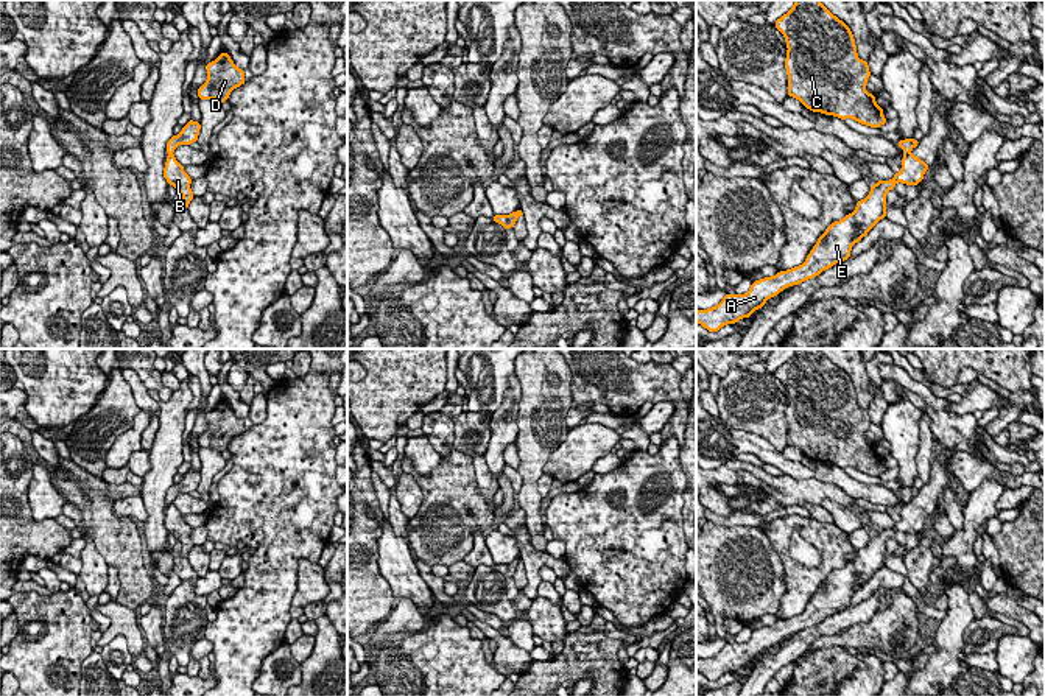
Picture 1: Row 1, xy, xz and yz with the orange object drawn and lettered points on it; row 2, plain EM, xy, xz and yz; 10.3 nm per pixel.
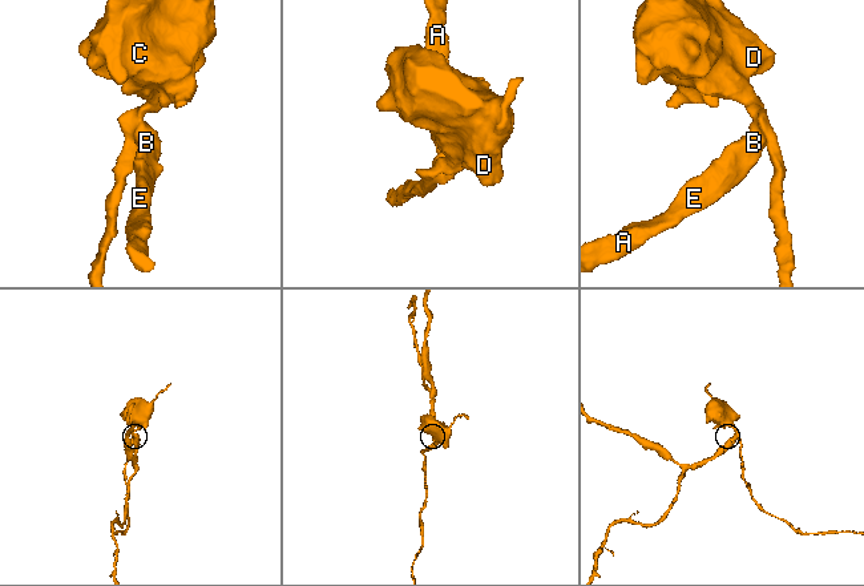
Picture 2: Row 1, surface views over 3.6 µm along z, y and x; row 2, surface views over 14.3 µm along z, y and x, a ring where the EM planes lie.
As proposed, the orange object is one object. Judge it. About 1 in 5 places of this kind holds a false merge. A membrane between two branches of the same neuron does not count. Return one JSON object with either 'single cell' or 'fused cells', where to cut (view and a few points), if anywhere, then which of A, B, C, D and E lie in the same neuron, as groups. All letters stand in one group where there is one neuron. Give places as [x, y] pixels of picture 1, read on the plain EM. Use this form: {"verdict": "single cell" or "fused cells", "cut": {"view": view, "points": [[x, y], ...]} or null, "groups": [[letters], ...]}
{"verdict": "fused cells", "cut": {"view": "yz", "points": [[910, 500], [905, 503]]}, "groups": [["A", "B", "E"], ["C", "D"]]}

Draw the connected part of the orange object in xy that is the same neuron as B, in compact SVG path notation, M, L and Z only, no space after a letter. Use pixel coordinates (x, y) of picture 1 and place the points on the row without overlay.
M173 503L167 506L164 526L182 543L182 556L188 557L188 553L195 545L190 539L192 528L184 522L184 514L181 514Z

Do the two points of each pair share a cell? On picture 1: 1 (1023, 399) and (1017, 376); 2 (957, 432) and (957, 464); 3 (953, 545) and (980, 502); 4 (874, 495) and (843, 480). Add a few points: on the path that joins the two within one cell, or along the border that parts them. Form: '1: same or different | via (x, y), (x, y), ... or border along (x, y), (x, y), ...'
1: different | border along (1028, 391), (1017, 390), (1011, 393)
2: different | border along (955, 450), (967, 450), (971, 453)
3: same | via (964, 534), (977, 513)
4: same | via (866, 492), (851, 486)

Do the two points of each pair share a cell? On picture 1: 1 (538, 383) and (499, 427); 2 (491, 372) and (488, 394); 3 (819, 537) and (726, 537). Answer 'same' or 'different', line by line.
1: different
2: same
3: different

